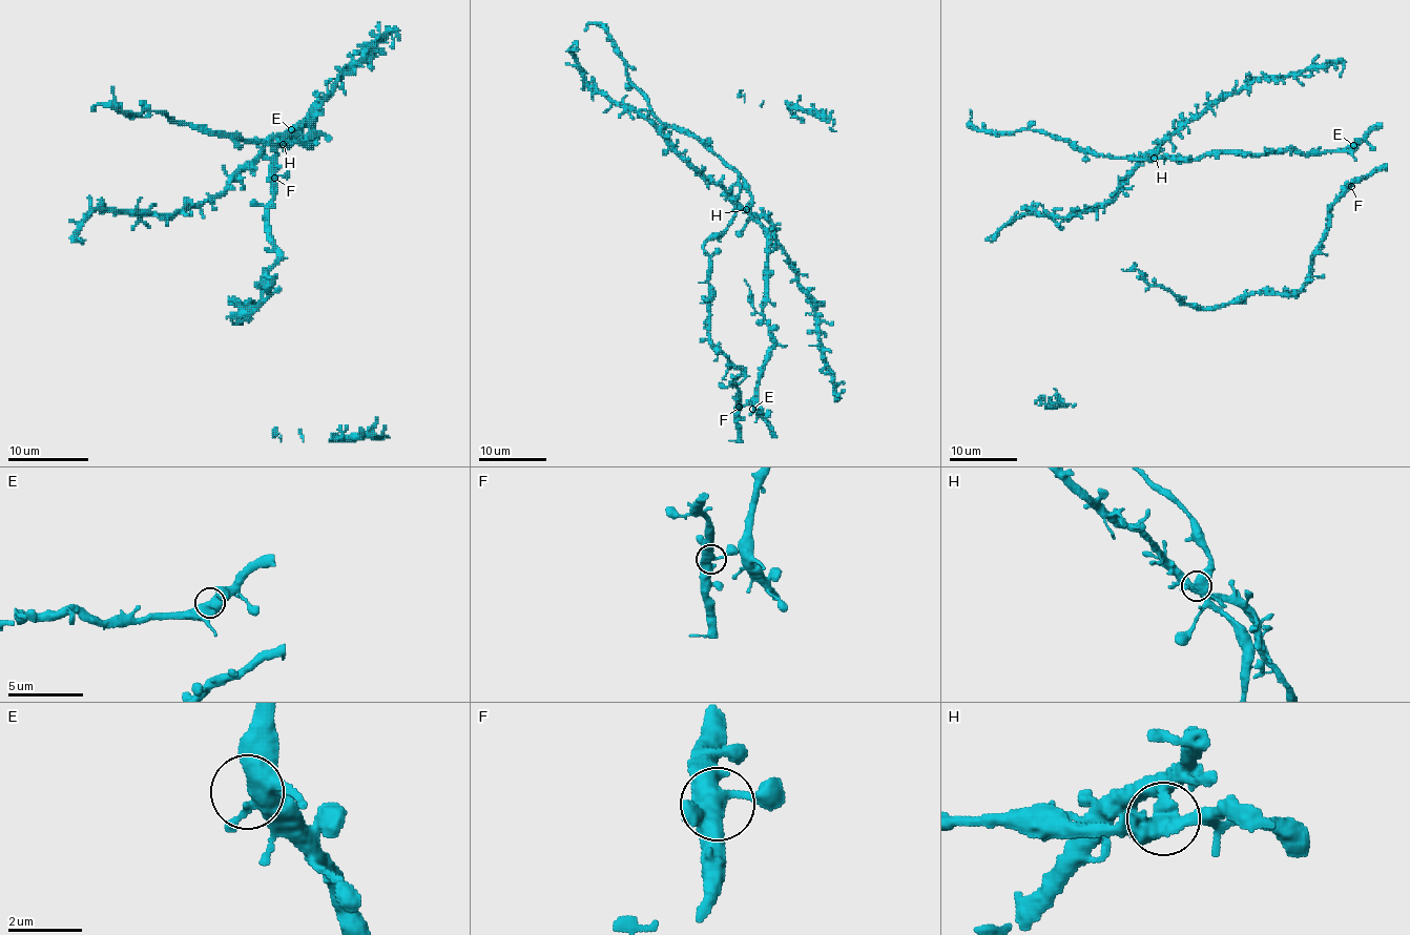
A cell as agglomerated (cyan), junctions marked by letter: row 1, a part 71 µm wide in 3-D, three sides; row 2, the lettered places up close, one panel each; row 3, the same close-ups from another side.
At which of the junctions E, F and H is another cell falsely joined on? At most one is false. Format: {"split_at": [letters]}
{"split_at": ["H"]}

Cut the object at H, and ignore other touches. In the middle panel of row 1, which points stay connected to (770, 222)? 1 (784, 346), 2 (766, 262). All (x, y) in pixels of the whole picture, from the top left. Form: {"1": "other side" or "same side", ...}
{"1": "other side", "2": "other side"}

